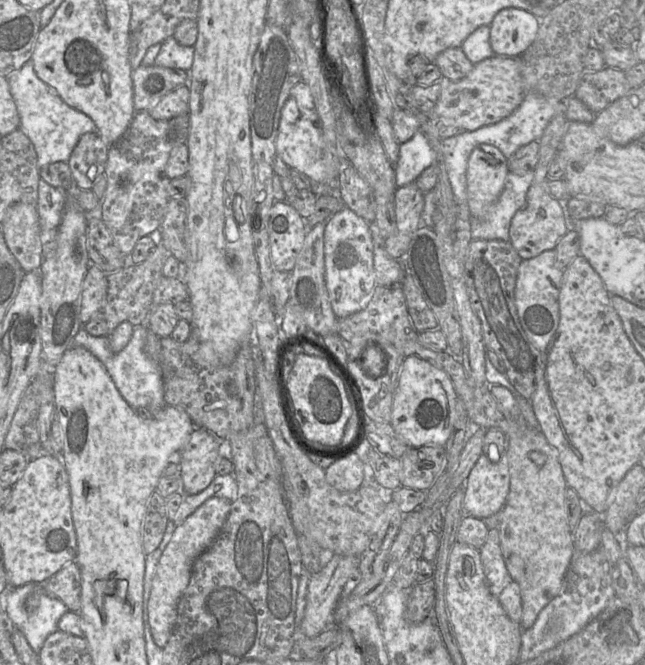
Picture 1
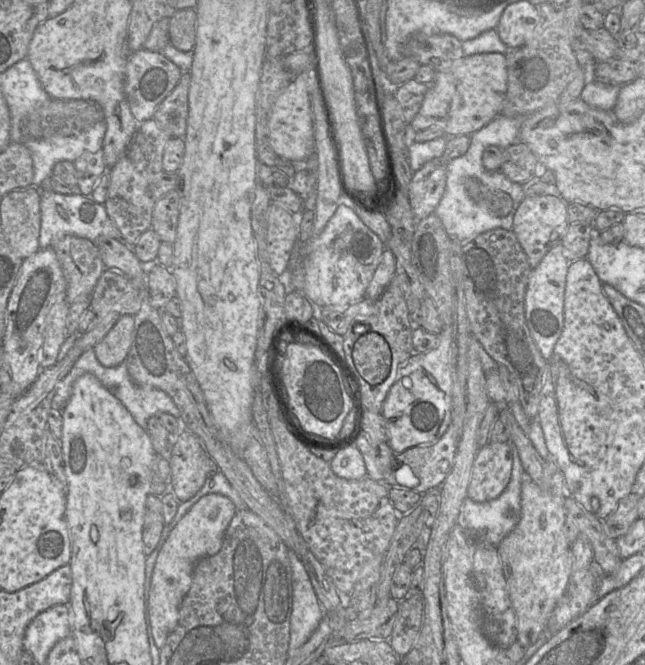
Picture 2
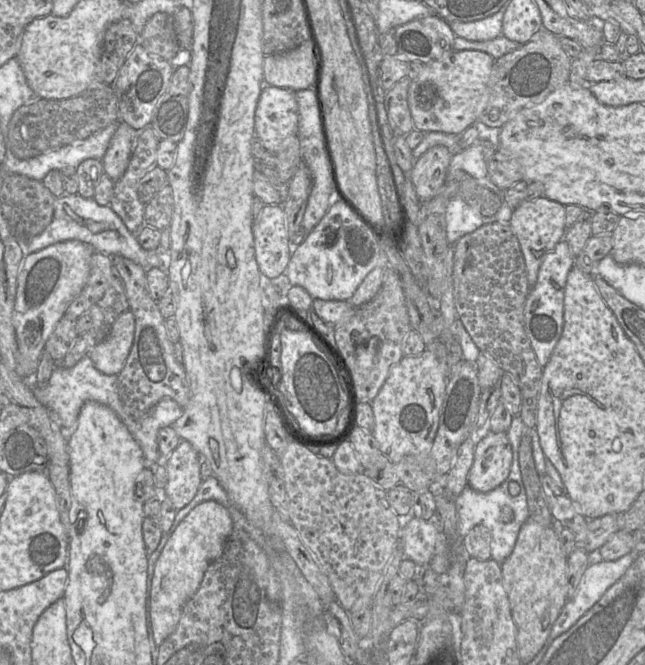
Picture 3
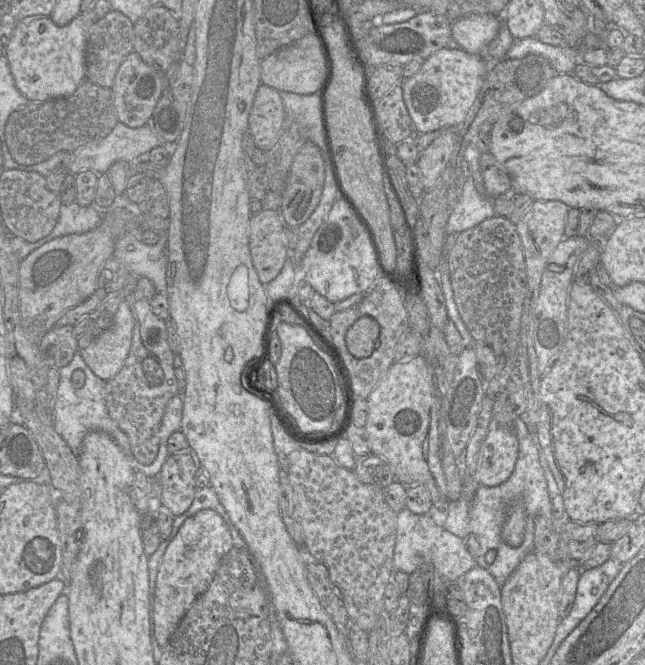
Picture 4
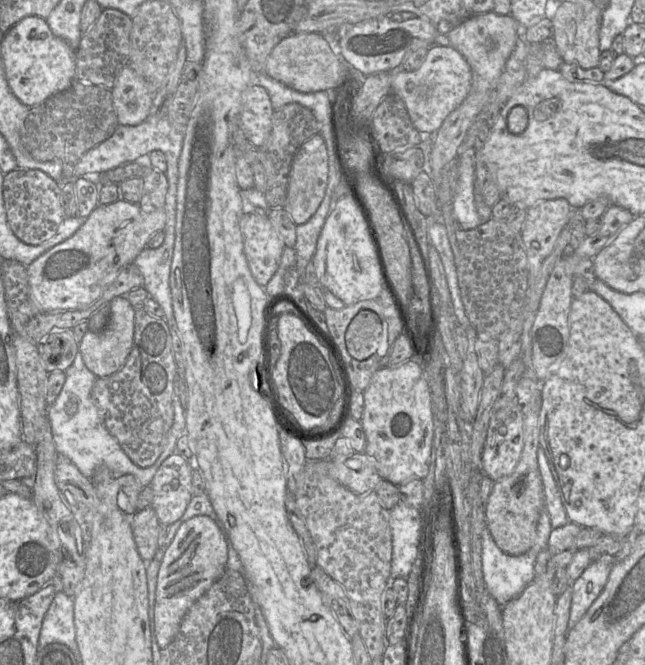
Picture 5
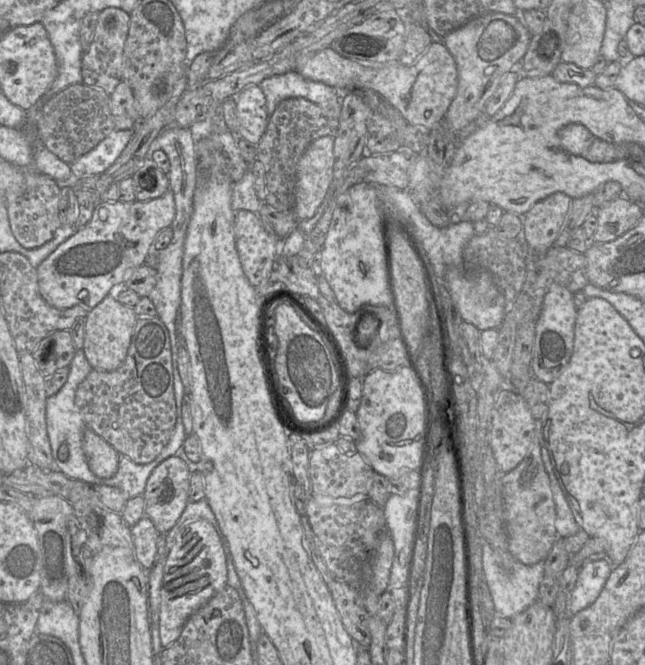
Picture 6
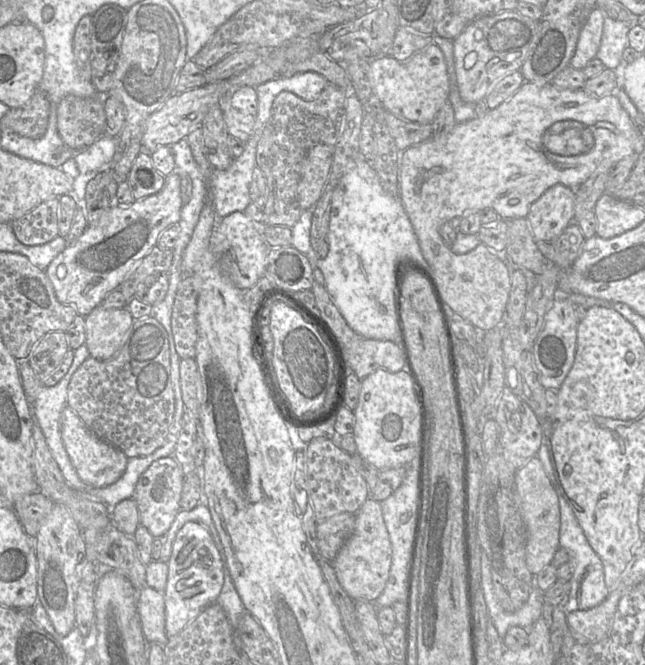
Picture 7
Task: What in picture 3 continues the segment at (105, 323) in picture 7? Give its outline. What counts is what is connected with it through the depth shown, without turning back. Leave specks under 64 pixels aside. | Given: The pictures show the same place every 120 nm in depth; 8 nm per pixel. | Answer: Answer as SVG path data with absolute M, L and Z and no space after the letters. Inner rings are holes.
M130 310L122 312L111 326L108 335L89 352L95 368L106 375L118 375L129 355L135 329Z

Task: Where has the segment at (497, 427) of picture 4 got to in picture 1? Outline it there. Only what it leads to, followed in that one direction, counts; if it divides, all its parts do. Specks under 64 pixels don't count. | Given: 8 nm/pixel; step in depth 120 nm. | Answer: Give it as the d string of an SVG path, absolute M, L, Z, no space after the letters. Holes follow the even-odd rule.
M481 454L464 484L464 512L479 519L494 515L503 508L509 488L507 456L492 463Z

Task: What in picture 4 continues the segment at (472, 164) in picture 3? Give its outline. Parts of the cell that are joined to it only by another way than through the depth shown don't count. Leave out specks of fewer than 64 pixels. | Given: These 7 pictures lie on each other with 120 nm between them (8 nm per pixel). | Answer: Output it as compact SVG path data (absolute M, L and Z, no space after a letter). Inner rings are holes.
M463 160L465 185L462 196L446 225L446 235L474 228L486 219L496 216L494 198L481 193L475 186L468 162Z

